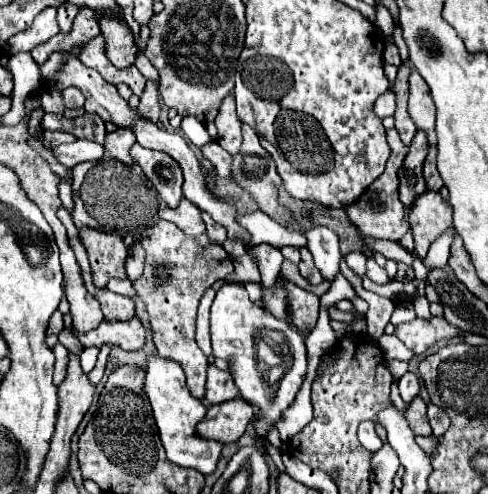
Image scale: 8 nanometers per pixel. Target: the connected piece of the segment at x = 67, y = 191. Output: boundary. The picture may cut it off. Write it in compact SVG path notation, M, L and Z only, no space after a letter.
M70 175L68 180L60 179L59 183L59 198L62 201L62 205L72 215L74 209L73 191L72 191L72 176Z

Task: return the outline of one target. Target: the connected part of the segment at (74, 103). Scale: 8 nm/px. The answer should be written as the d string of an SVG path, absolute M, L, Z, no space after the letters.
M75 87L65 89L63 99L65 99L65 107L69 107L69 109L79 109L79 107L85 105L85 95Z

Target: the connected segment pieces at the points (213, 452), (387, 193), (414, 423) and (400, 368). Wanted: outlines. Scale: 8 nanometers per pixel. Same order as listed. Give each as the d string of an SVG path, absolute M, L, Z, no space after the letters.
M151 357L147 365L147 379L145 379L145 393L153 407L153 417L159 427L159 435L163 441L163 447L167 451L167 459L179 467L185 469L197 469L203 475L211 475L217 469L217 461L221 457L223 443L209 441L199 437L197 425L205 419L207 407L203 401L195 399L187 385L185 385L185 373L181 365L173 361L165 361L159 357Z
M395 129L387 131L387 141L391 147L391 157L387 161L385 171L363 191L363 195L345 207L349 221L363 233L373 235L373 237L381 237L381 239L391 239L391 241L399 241L407 231L409 231L409 219L407 219L407 211L399 201L399 193L397 193L397 169L401 165L401 161L405 159L407 147L401 143L399 133Z
M415 397L407 407L407 423L415 435L431 435L431 425L427 419L427 405L421 397Z
M397 359L386 361L386 366L392 374L393 381L398 381L406 372L408 372L408 363Z

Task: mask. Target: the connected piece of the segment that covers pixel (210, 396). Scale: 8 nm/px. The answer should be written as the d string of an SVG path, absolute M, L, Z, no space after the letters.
M209 365L209 373L207 373L207 393L205 399L213 405L213 403L221 403L221 401L229 401L235 399L237 387L233 385L233 377L229 371L221 371L215 365Z

